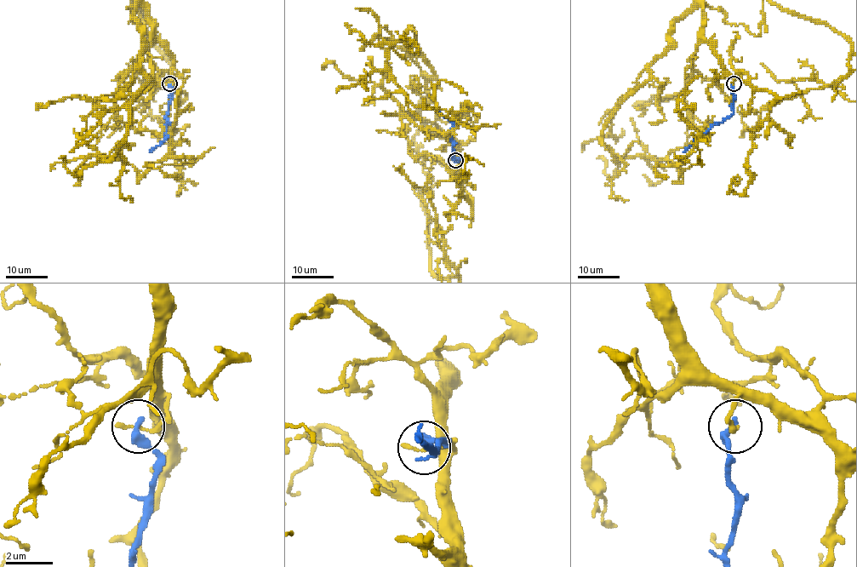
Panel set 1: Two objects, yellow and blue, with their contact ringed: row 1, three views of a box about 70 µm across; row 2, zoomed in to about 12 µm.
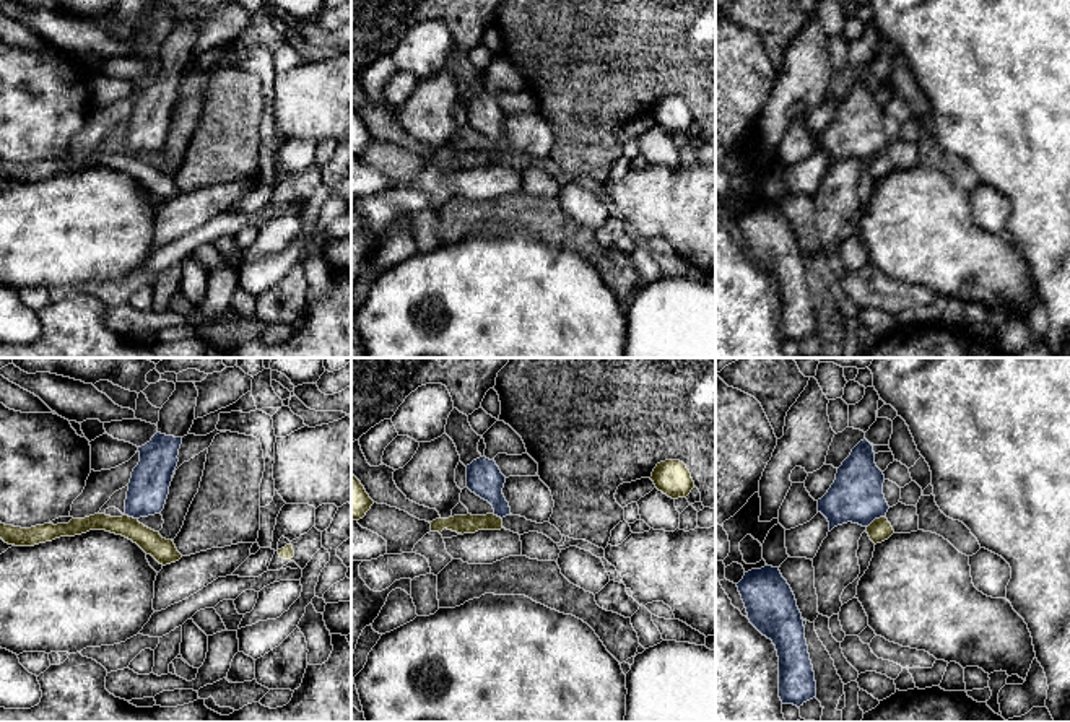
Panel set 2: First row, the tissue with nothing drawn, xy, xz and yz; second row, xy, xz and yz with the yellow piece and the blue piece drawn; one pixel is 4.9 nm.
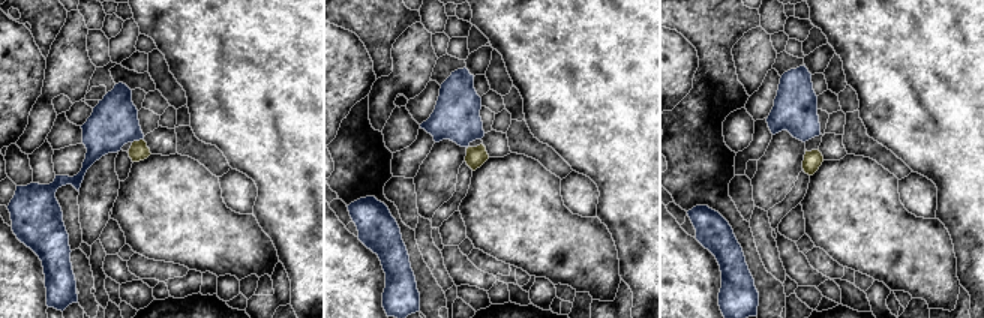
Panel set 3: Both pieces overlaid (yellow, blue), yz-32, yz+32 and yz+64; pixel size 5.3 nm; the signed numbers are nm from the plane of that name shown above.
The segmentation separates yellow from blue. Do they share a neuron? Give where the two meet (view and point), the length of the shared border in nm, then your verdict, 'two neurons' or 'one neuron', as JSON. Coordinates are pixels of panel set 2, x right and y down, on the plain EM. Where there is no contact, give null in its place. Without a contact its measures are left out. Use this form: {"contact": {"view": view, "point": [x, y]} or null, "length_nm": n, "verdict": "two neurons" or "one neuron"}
{"contact": {"view": "yz", "point": [875, 155]}, "length_nm": 110, "verdict": "two neurons"}

